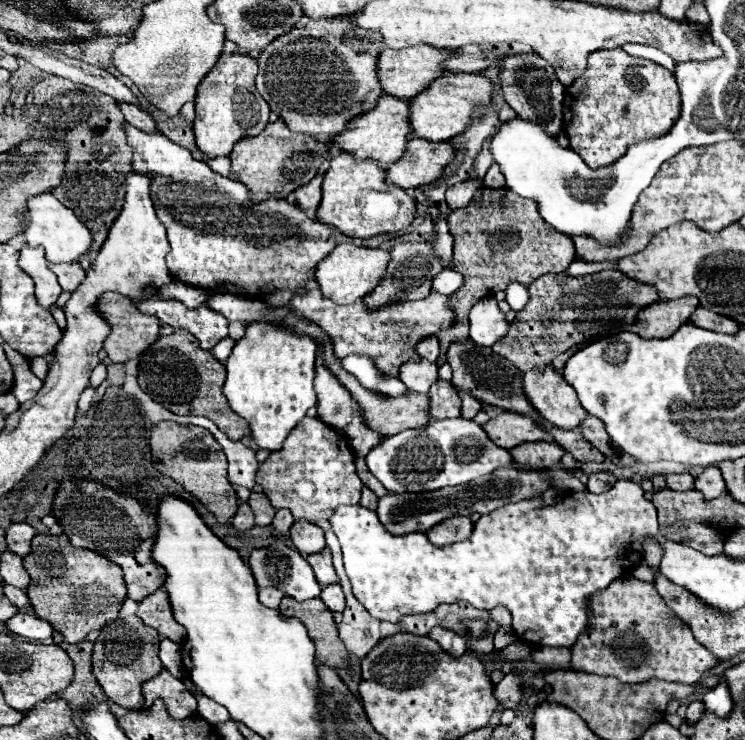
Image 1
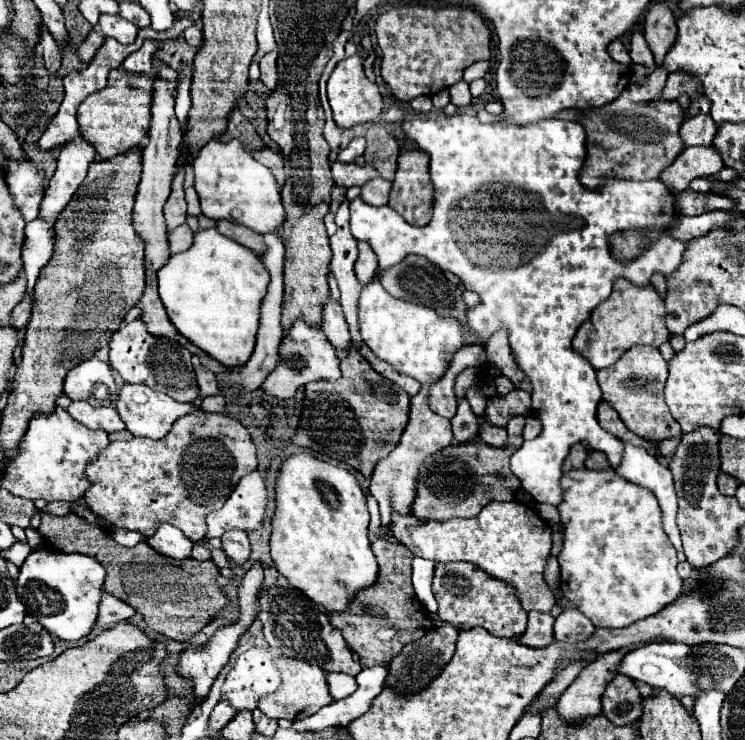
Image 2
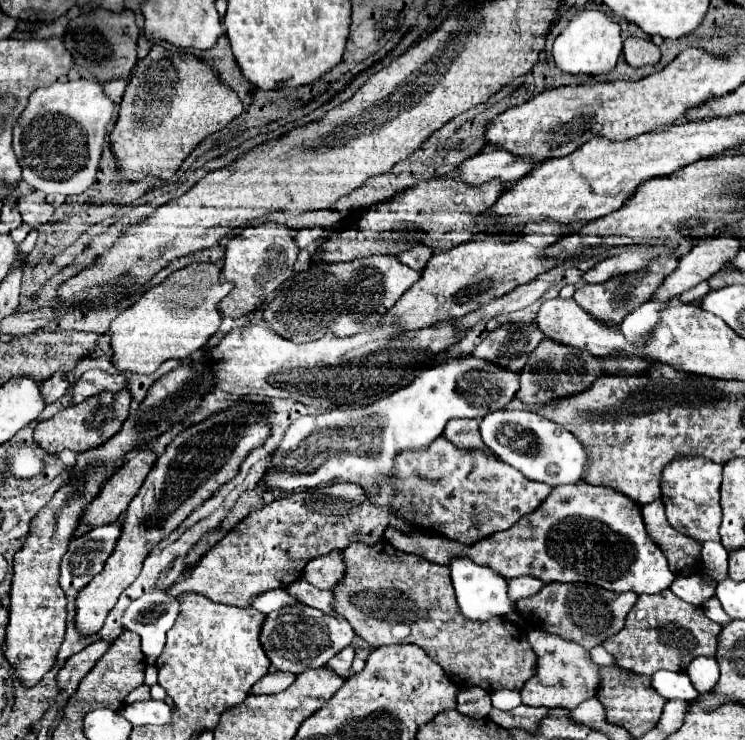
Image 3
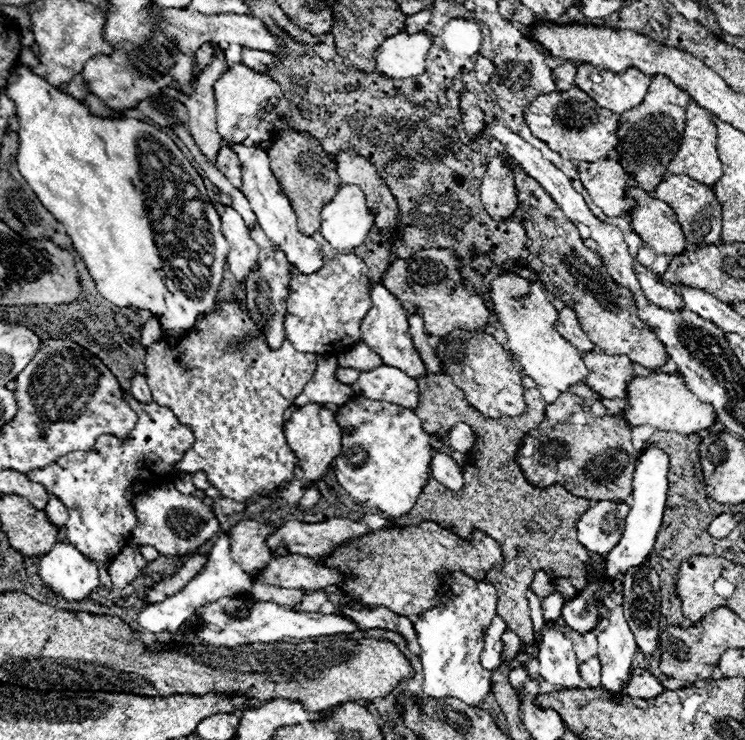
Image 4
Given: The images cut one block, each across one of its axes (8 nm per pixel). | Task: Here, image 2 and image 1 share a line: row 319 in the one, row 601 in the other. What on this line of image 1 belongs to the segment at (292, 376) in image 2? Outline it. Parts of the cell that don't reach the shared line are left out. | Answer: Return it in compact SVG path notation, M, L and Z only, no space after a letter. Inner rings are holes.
M274 542L270 546L254 550L250 554L250 568L252 568L256 584L260 588L268 588L268 586L278 588L284 594L288 594L288 596L292 596L292 598L296 598L300 602L310 600L310 598L318 598L318 592L322 590L320 584L314 578L314 572L310 568L310 564L304 560L304 556L298 550L292 550L282 542Z

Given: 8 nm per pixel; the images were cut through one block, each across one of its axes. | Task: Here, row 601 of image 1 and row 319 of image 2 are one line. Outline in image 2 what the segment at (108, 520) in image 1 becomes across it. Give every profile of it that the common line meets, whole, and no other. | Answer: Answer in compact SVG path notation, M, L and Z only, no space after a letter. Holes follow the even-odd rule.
M136 318L120 326L110 338L110 366L128 382L128 384L146 384L152 390L170 390L170 398L178 402L194 402L200 392L194 378L192 368L192 354L184 346L174 346L168 338L154 338L142 326L142 320Z

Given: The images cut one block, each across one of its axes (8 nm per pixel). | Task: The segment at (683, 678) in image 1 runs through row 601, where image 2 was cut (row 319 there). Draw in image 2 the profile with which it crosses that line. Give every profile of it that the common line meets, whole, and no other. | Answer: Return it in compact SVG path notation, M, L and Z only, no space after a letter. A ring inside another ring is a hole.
M616 280L614 290L606 302L592 312L592 316L578 328L572 348L582 354L596 370L612 366L622 352L626 352L634 344L660 346L670 340L670 332L664 326L664 300L658 296L652 284L634 286L628 280Z

